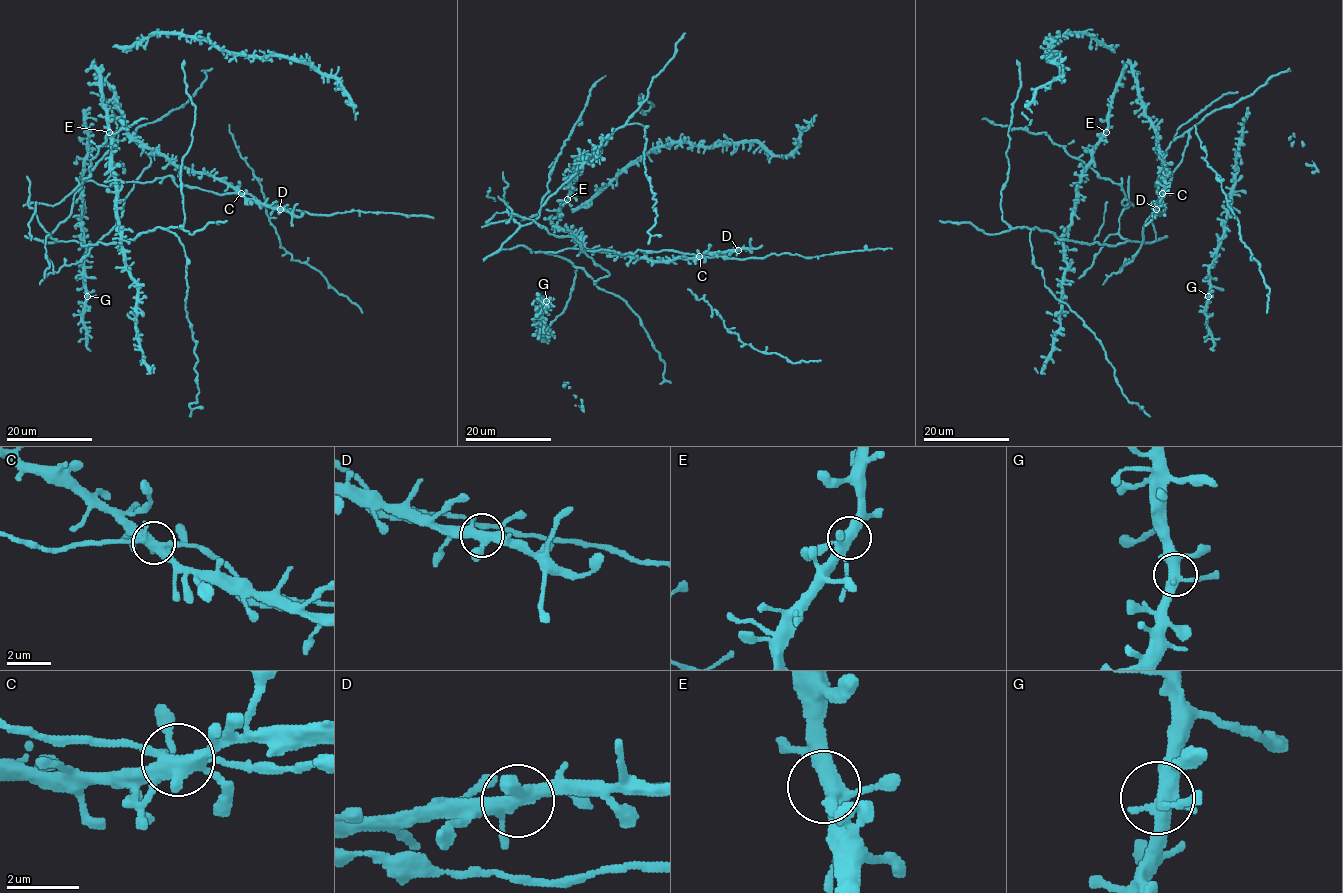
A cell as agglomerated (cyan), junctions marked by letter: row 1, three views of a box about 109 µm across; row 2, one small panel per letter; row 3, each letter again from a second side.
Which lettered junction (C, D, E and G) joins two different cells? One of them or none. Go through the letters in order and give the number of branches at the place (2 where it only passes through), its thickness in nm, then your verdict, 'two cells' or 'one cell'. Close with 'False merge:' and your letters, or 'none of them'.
C: 6 | 400 nm | one cell
D: 5 | 400 nm | one cell
E: 5 | 380 nm | one cell
G: 4 | 400 nm | one cell
False merge: none of them

